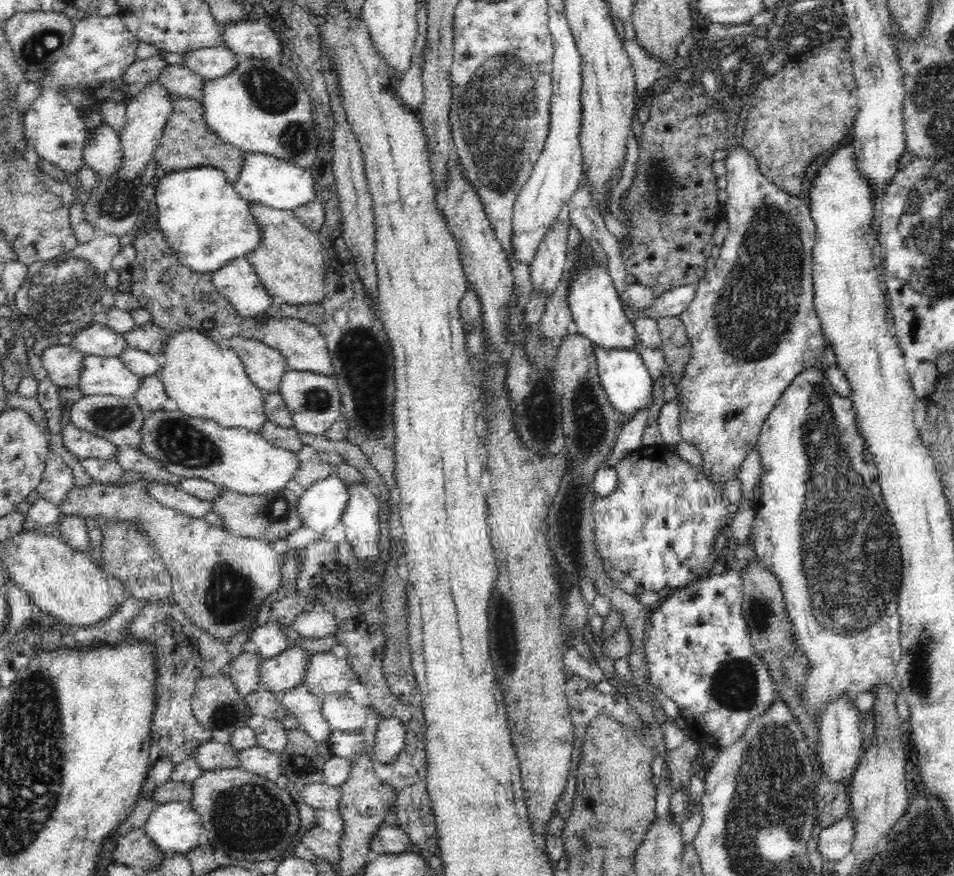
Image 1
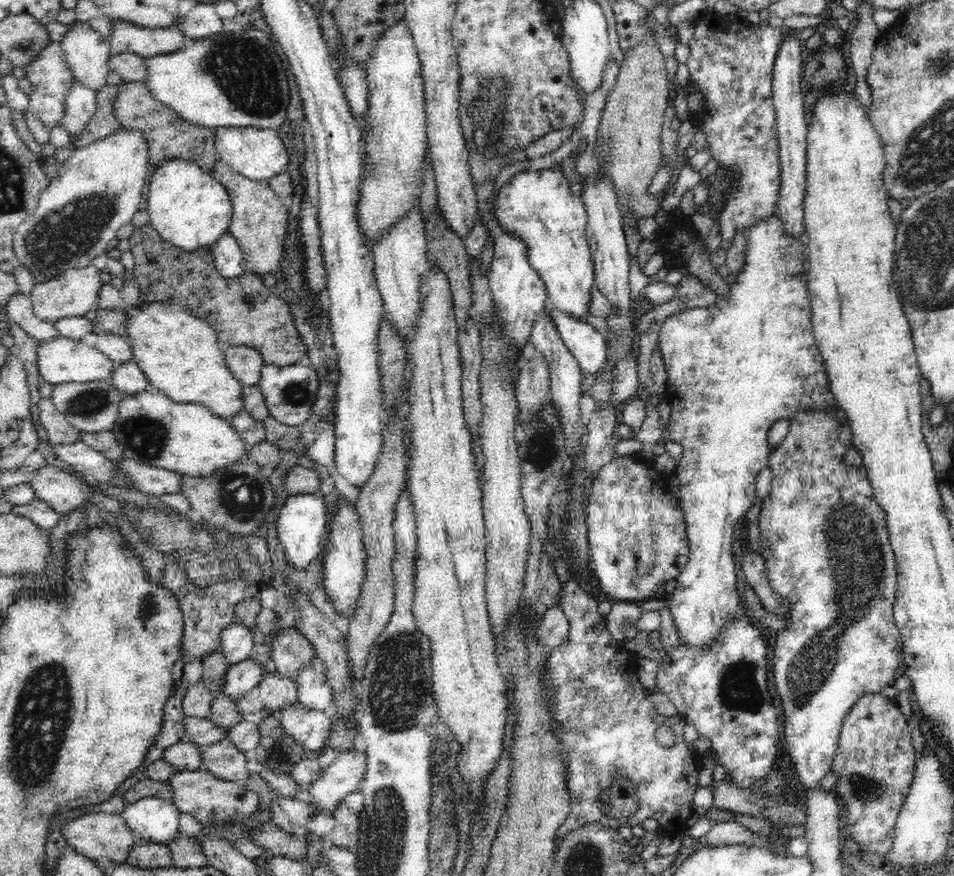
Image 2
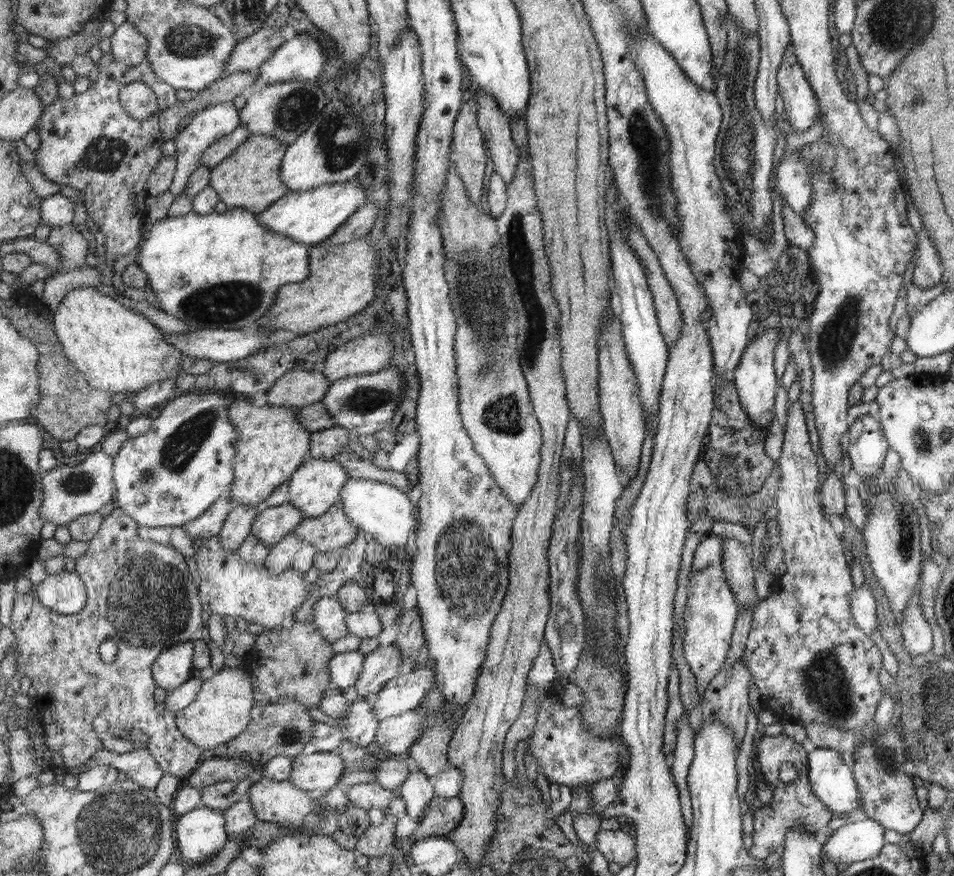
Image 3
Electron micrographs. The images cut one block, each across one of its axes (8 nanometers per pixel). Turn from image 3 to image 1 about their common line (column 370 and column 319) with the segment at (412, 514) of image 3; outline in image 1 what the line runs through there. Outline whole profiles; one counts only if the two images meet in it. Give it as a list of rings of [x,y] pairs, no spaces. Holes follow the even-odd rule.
[[[336,475],[317,480],[299,498],[303,526],[326,534],[341,522],[347,508],[349,487]]]

